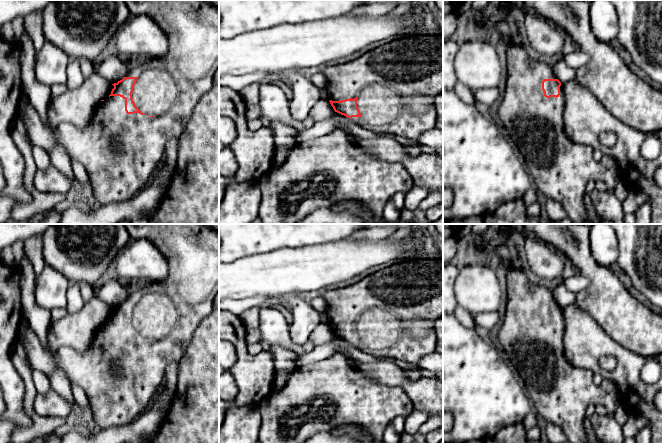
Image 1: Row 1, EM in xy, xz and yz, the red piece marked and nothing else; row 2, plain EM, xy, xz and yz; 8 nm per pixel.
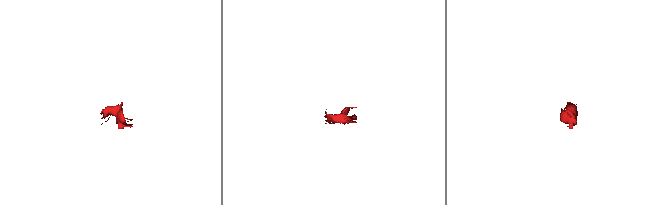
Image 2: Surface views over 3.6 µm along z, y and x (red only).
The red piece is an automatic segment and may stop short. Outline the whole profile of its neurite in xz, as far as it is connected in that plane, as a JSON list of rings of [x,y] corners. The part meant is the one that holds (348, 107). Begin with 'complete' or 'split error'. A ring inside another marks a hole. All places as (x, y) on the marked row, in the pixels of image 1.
split error; [[[413,32],[368,51],[361,57],[325,68],[330,104],[334,111],[378,134],[394,134],[417,141],[424,131],[435,128],[434,97],[443,91],[443,33]]]

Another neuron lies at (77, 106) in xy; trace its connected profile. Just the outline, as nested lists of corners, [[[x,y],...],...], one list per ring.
[[[93,72],[80,87],[67,90],[59,97],[50,98],[46,114],[47,123],[54,128],[61,123],[86,126],[111,85],[103,76]]]

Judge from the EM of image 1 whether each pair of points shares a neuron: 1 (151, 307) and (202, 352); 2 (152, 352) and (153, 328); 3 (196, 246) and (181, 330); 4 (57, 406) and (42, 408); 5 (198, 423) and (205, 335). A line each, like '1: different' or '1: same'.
1: different
2: same
3: same
4: same
5: same

